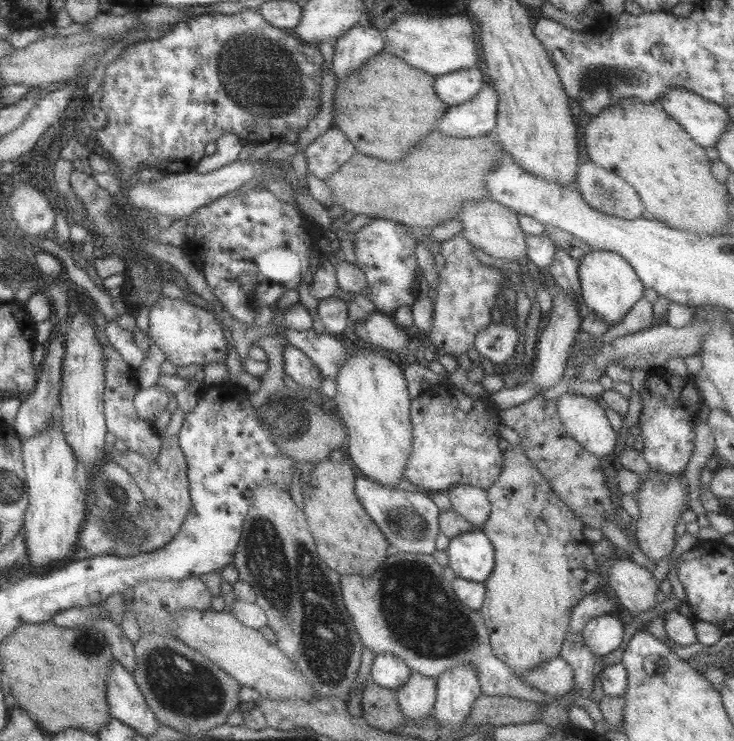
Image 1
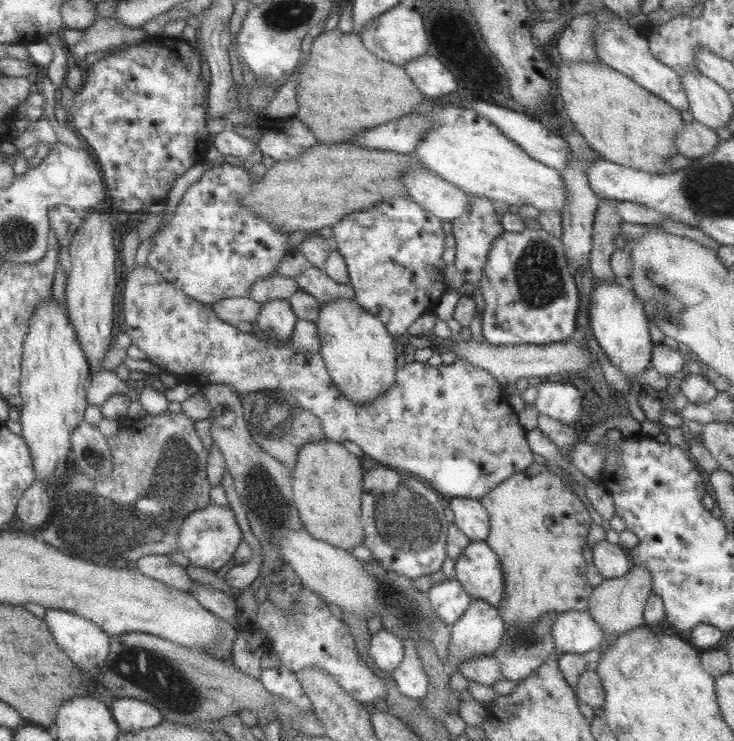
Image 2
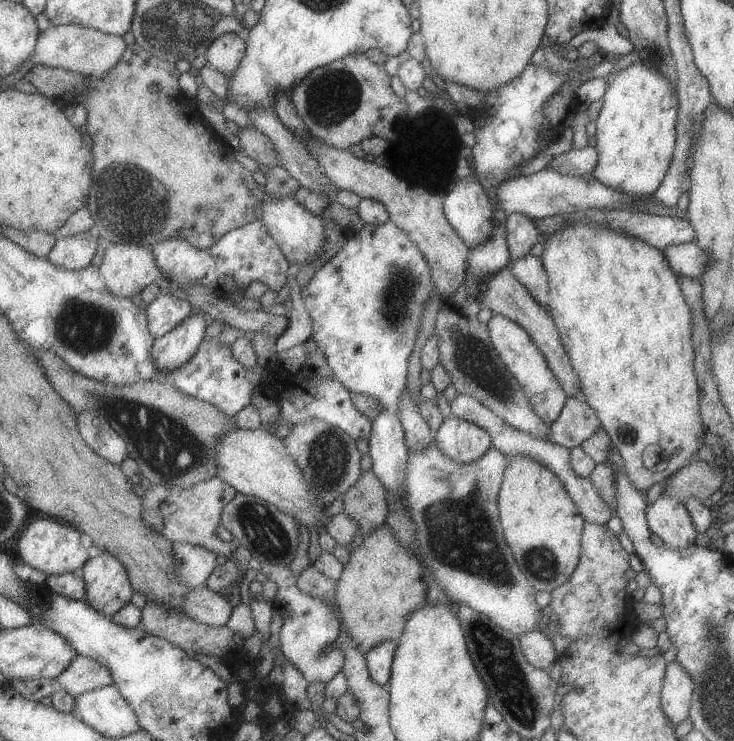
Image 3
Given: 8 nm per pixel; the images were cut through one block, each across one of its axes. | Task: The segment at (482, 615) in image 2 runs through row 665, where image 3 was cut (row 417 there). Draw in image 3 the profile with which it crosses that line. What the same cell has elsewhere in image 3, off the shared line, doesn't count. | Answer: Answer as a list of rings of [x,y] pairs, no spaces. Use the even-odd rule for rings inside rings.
[[[459,416],[443,422],[433,440],[447,458],[459,464],[471,464],[479,460],[493,446],[487,430],[473,422],[461,420]]]

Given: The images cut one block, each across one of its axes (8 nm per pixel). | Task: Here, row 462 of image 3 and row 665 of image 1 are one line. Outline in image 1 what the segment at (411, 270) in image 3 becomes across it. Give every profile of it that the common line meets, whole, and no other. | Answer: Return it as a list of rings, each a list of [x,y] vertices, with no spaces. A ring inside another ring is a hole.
[[[389,652],[377,654],[371,664],[373,664],[371,666],[371,680],[383,688],[389,688],[389,690],[401,688],[411,676],[411,668],[403,660],[397,660]]]

